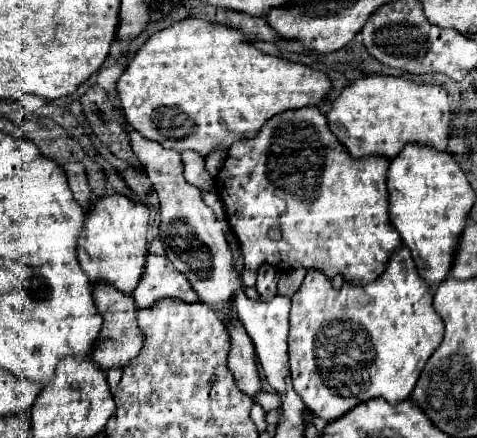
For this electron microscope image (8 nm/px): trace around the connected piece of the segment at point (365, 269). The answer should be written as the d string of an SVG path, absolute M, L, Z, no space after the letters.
M304 107L300 111L286 111L280 115L274 115L266 125L264 131L260 131L260 135L256 135L254 139L248 139L244 143L234 143L228 151L228 157L222 165L222 169L216 175L216 185L218 185L218 195L224 201L226 207L226 219L240 243L242 255L244 255L244 267L246 269L258 269L262 263L274 265L280 271L292 271L298 267L304 269L314 269L324 273L328 279L342 275L344 281L352 283L352 285L366 285L376 281L376 277L380 277L380 273L384 271L390 255L402 245L400 233L396 231L396 227L390 225L390 215L388 215L388 189L386 189L386 177L388 177L388 167L390 161L378 155L370 155L364 159L354 159L348 155L348 151L344 149L344 145L336 139L336 135L330 131L328 127L328 119L326 115L322 115L316 107Z

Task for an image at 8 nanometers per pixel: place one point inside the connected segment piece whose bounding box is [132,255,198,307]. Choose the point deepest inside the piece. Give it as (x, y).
(159, 279)

